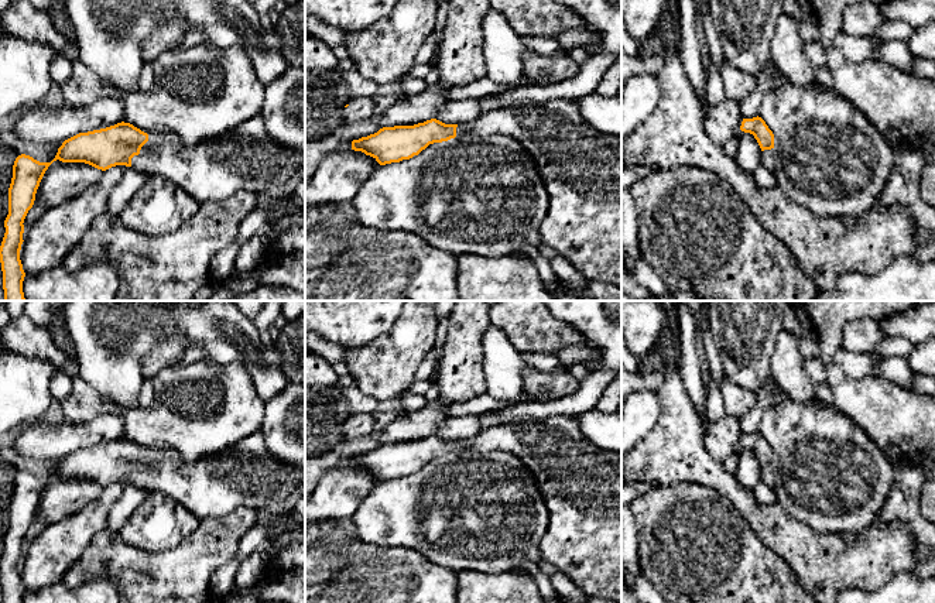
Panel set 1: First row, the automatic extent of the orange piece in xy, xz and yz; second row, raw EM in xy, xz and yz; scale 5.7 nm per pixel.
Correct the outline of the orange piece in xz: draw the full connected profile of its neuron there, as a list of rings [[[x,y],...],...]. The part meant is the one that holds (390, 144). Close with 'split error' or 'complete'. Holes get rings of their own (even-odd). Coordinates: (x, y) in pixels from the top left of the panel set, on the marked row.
[[[572,100],[547,103],[514,103],[482,113],[465,124],[445,124],[436,119],[414,126],[383,127],[377,133],[352,141],[352,150],[373,157],[380,165],[400,162],[418,155],[429,144],[451,138],[486,140],[490,136],[518,140],[532,157],[549,195],[547,216],[540,227],[542,244],[554,247],[588,281],[605,282],[621,289],[621,137],[595,130],[578,112]]]; split error

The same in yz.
[[[761,117],[743,119],[740,130],[750,133],[757,140],[761,154],[763,167],[774,171],[775,167],[775,150],[774,150],[774,134]]]; split error

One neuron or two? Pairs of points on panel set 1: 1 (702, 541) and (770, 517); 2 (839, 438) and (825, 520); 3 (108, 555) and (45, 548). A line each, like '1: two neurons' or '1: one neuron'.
1: two neurons
2: one neuron
3: two neurons

